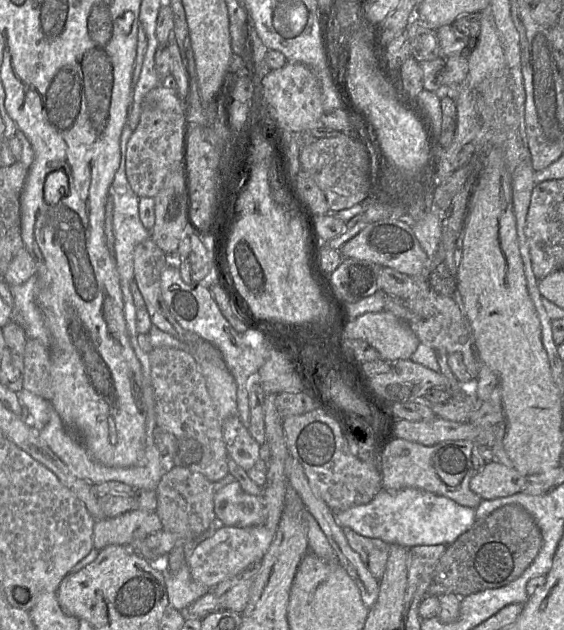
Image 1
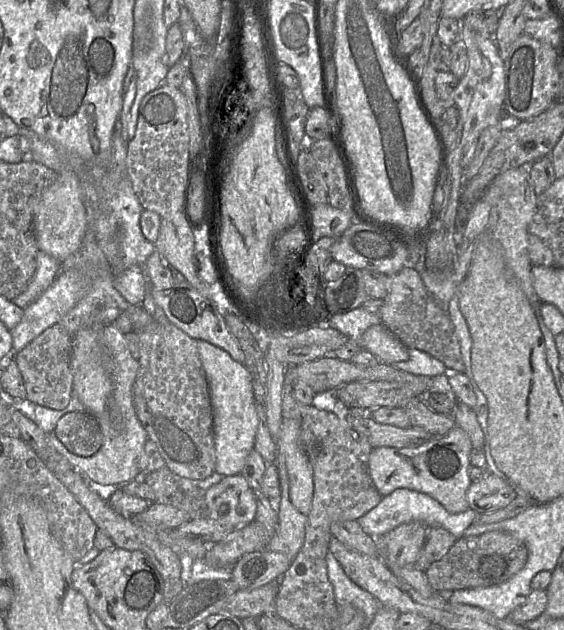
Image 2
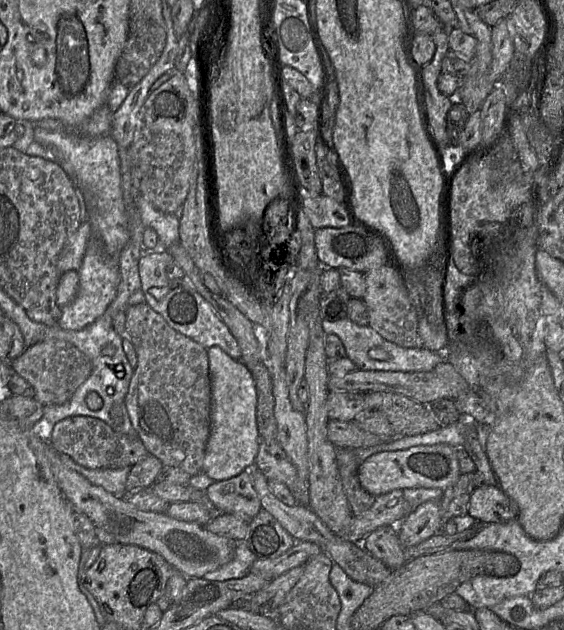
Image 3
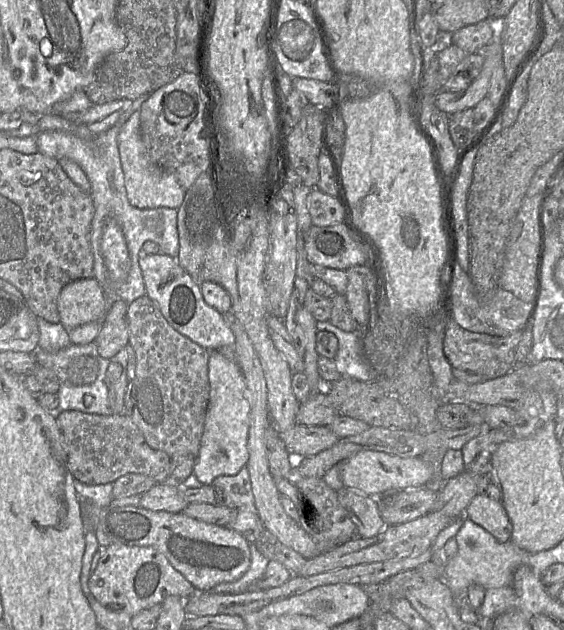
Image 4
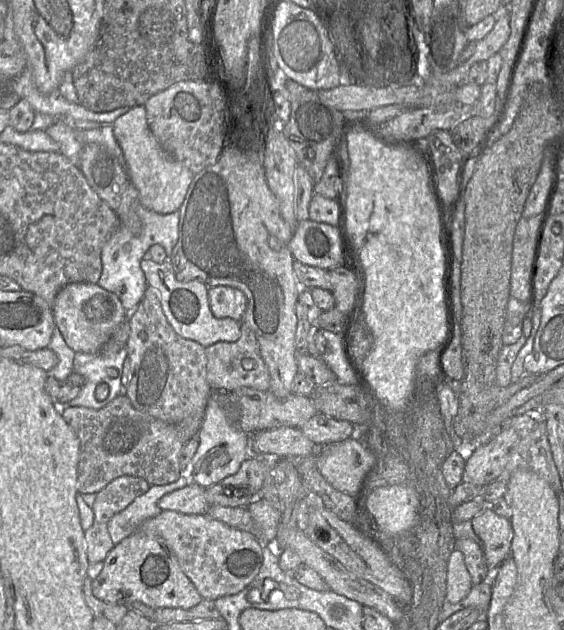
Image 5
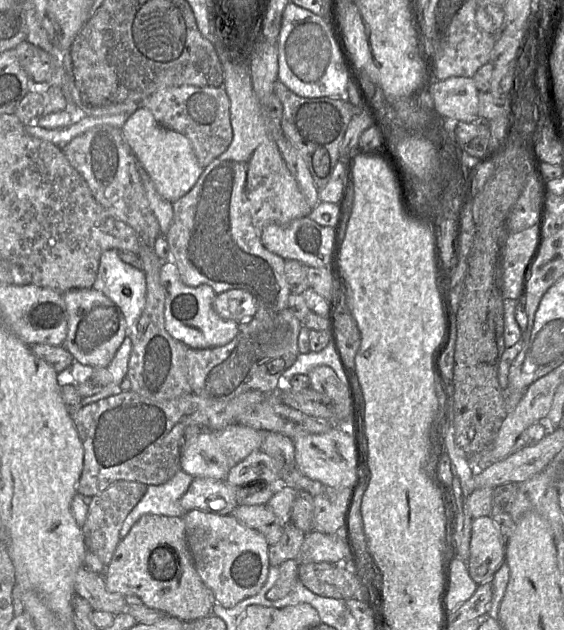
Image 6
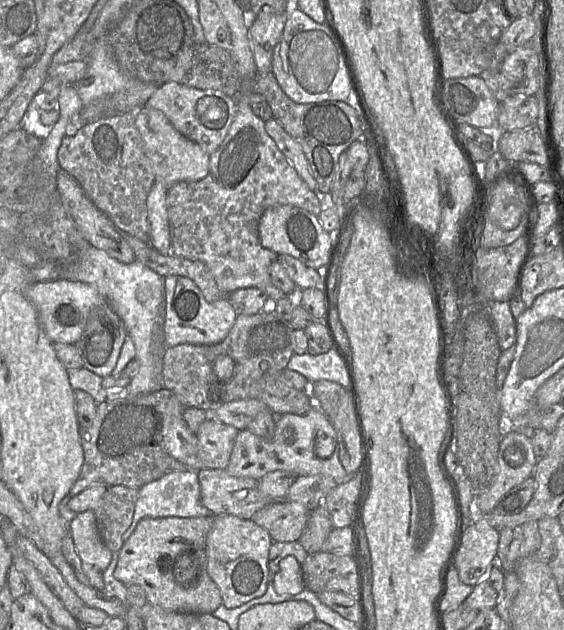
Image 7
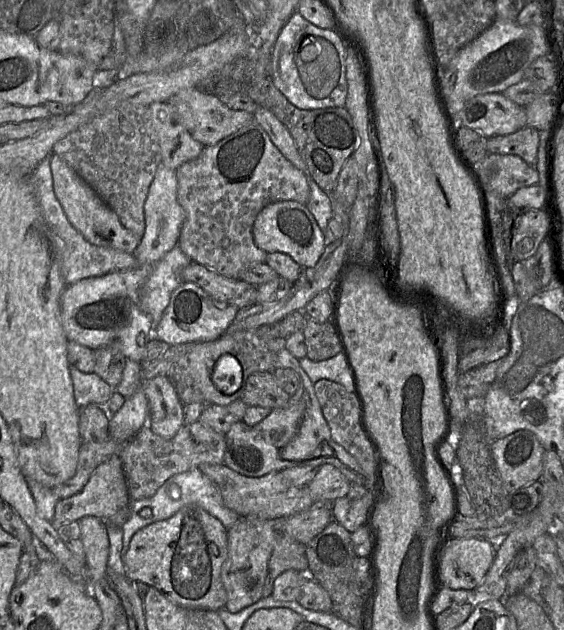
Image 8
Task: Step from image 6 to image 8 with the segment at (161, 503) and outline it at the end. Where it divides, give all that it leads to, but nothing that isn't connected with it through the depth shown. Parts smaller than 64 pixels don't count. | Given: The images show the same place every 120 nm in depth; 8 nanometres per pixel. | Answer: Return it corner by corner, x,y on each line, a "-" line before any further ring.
192,468
171,476
156,493
145,499
130,500
130,517
122,526
121,557
126,553
133,534
156,521
165,520
188,504
196,504
216,517
226,529
229,529
240,517
224,505
218,486
198,468

